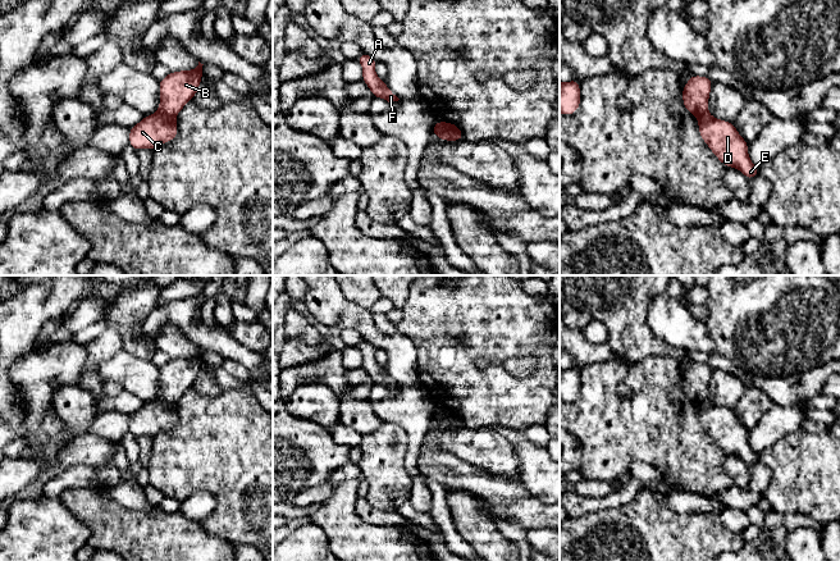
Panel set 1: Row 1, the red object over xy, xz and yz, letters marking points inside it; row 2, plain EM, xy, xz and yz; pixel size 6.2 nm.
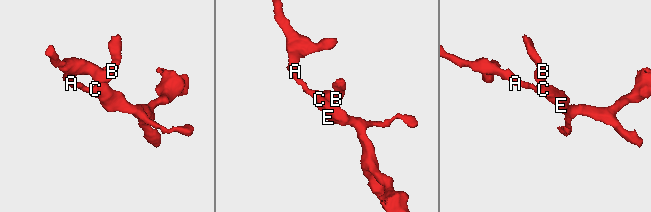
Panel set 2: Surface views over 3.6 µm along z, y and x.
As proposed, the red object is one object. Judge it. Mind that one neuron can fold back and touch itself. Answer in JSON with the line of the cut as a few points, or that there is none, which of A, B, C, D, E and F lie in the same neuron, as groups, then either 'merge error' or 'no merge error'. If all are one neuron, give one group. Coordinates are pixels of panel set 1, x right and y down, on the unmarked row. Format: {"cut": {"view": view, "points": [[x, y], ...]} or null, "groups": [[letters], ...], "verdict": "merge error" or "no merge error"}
{"cut": {"view": "xz", "points": [[441, 409], [446, 416], [462, 425]]}, "groups": [["A", "C", "D", "E", "F"], ["B"]], "verdict": "merge error"}

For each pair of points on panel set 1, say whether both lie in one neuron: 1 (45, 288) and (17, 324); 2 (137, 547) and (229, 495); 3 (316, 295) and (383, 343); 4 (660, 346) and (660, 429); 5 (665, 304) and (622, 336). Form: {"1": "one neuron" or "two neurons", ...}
{"1": "one neuron", "2": "two neurons", "3": "one neuron", "4": "two neurons", "5": "two neurons"}

